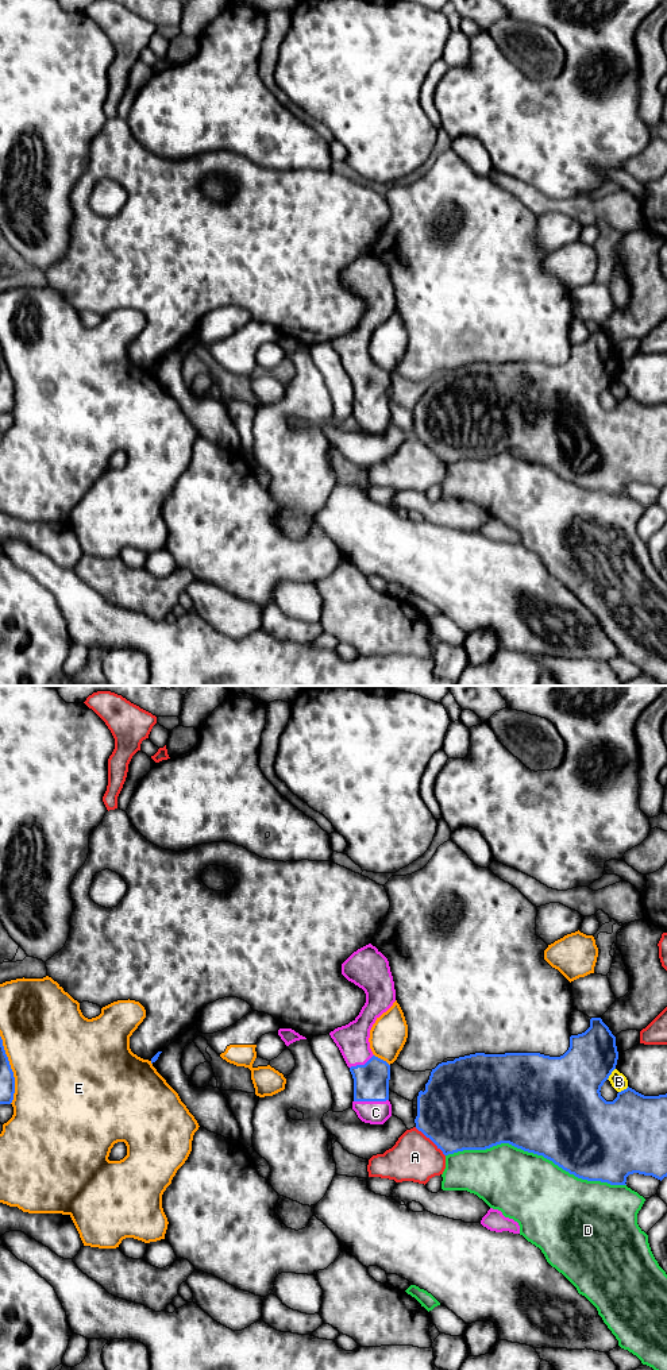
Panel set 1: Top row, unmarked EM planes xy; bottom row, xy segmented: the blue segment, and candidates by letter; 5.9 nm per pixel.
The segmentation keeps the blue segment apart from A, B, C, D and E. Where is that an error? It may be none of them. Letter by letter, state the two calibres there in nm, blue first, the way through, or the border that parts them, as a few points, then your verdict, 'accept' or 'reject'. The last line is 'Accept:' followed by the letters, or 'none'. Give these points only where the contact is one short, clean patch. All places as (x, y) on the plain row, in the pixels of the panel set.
A: 480 nm thick on the blue side, 280 nm on the other; reject
B: 360 nm thick on the blue side, 100 nm on the other; reject
C: 200 nm thick on the blue side, 140 nm on the other; runs through xy (370, 389), (370, 409), (376, 421); accept
D: 500 nm thick on the blue side, 420 nm on the other; reject
E: 100 nm thick on the blue side, 500 nm on the other; reject
Accept: C

